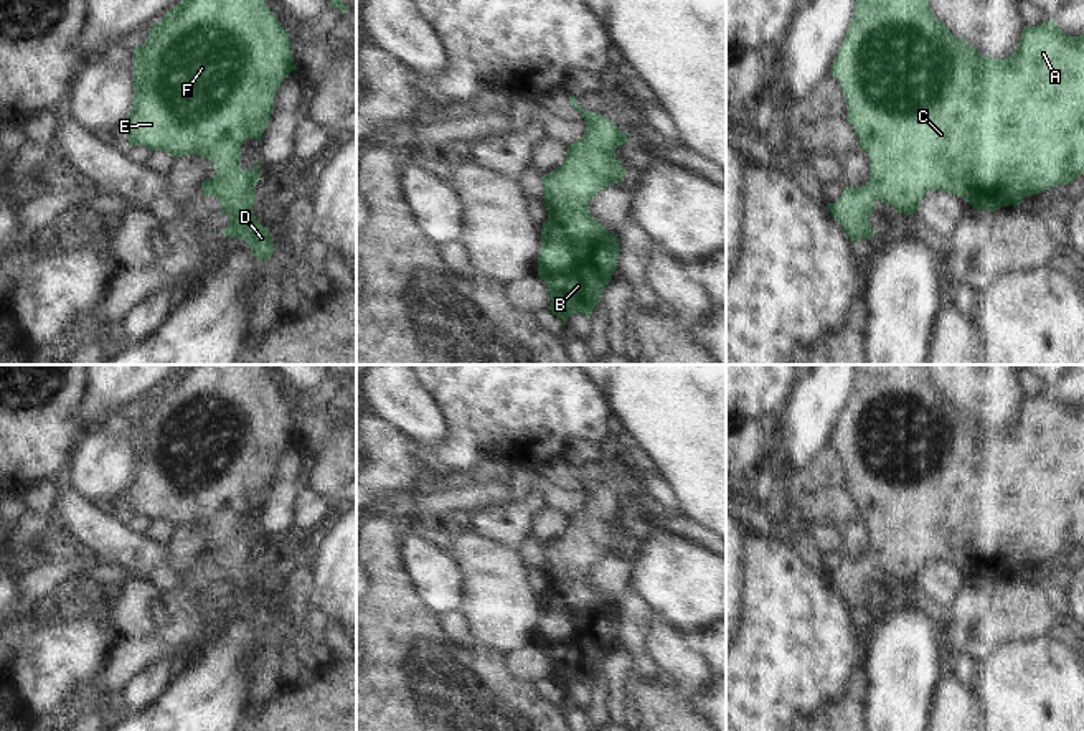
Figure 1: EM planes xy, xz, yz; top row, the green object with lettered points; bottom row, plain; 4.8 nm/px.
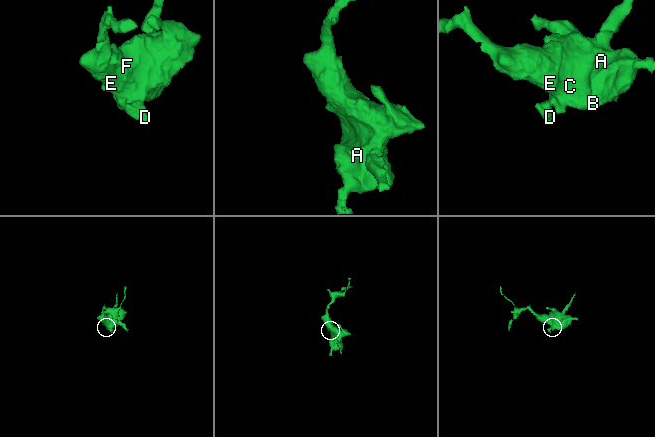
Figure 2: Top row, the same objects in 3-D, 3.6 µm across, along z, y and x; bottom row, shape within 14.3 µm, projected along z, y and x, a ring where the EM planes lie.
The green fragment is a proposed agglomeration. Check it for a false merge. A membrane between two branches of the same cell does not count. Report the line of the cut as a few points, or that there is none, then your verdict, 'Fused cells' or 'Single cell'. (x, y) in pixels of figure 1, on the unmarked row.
No split. Single cell

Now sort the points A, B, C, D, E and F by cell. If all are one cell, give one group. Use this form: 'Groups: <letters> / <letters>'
Groups: A B C D E F

